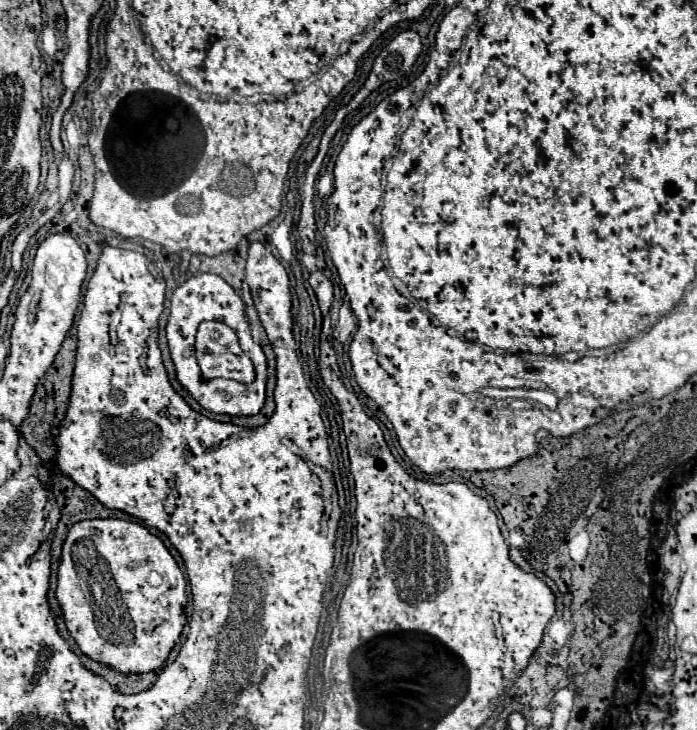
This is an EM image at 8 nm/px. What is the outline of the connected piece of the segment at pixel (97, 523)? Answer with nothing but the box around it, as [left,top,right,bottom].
[57,520,185,674]

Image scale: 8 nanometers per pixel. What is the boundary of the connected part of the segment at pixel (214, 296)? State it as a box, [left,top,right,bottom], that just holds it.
[167,274,267,416]

